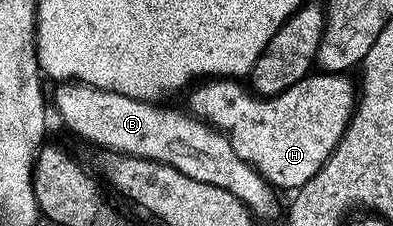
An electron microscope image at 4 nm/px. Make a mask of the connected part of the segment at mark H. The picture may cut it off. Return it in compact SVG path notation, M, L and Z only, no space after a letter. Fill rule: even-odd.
M327 72L316 73L303 78L298 84L286 88L272 98L257 96L240 80L230 78L204 80L187 91L187 94L189 93L187 109L192 117L223 133L237 156L252 166L271 187L281 186L282 189L288 190L287 192L295 192L302 184L306 184L306 180L310 180L310 176L319 172L322 164L326 164L326 160L332 155L332 149L340 143L340 138L344 135L344 129L348 127L352 111L356 109L358 101L357 87L352 87L348 76Z

